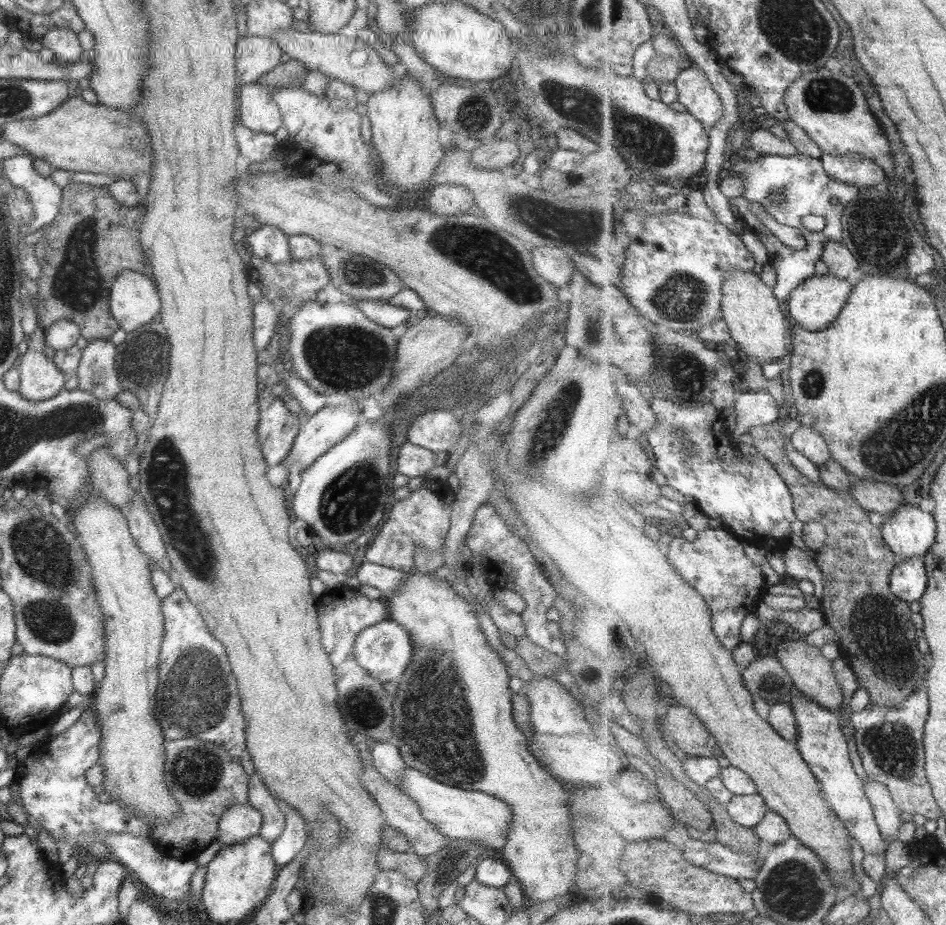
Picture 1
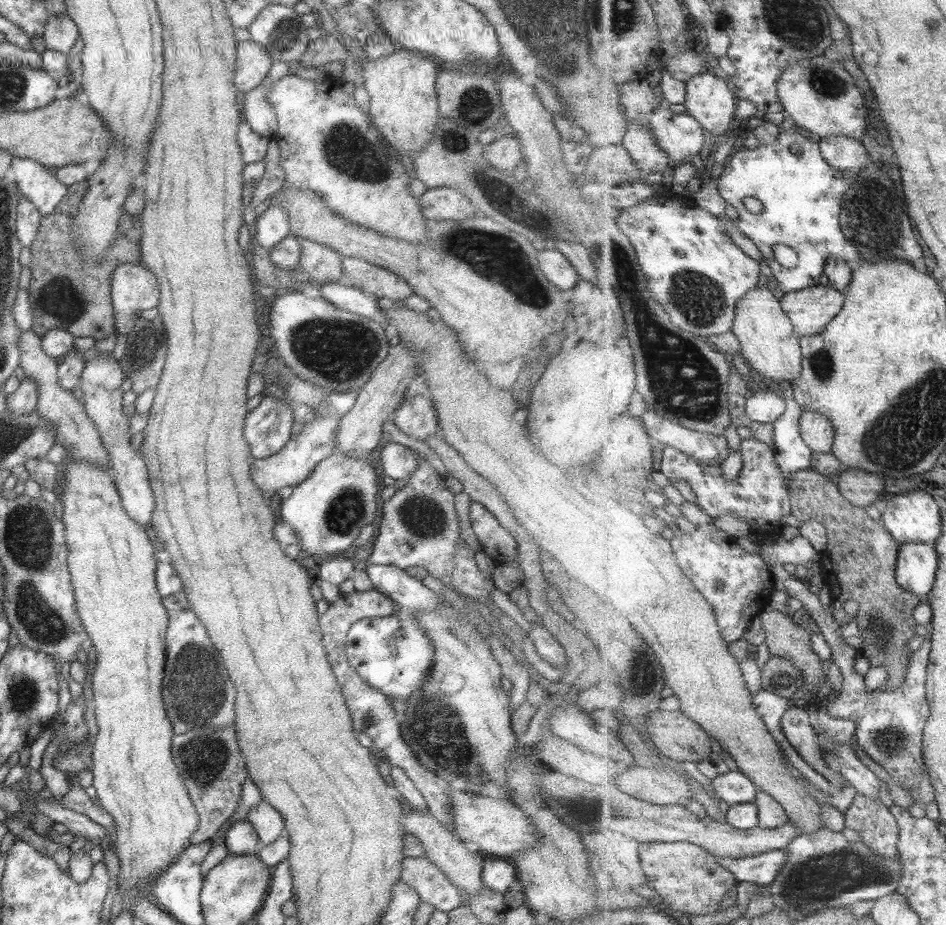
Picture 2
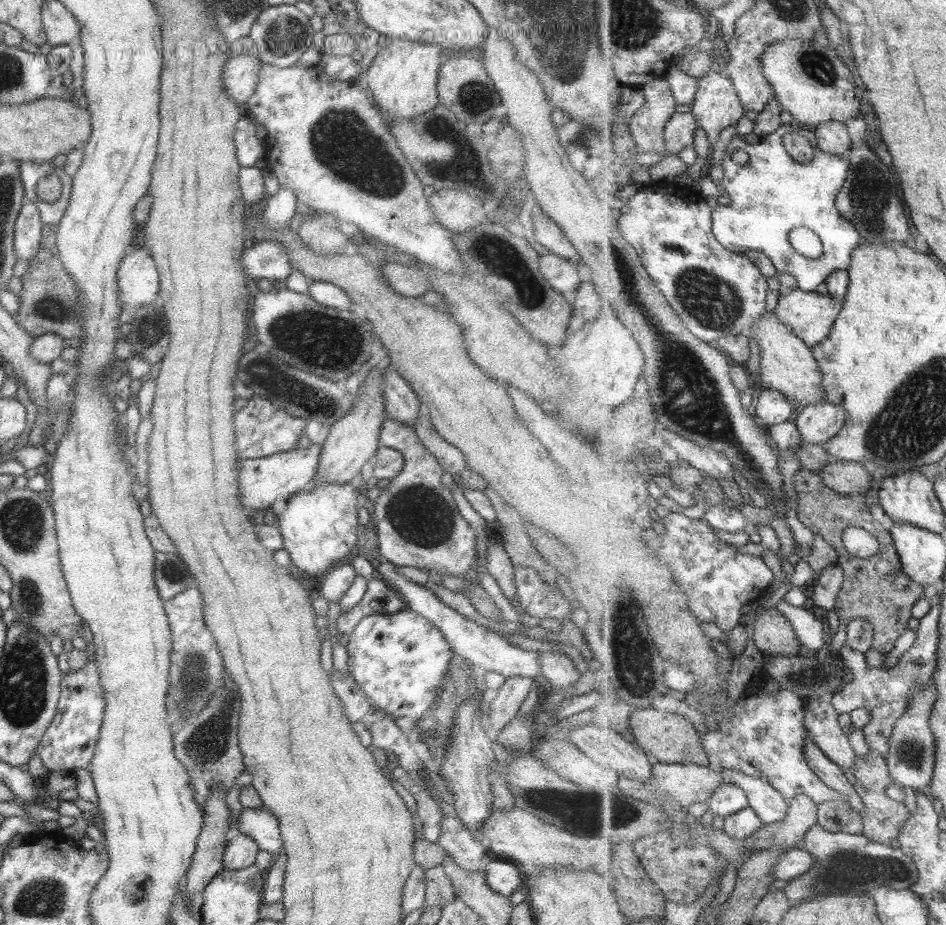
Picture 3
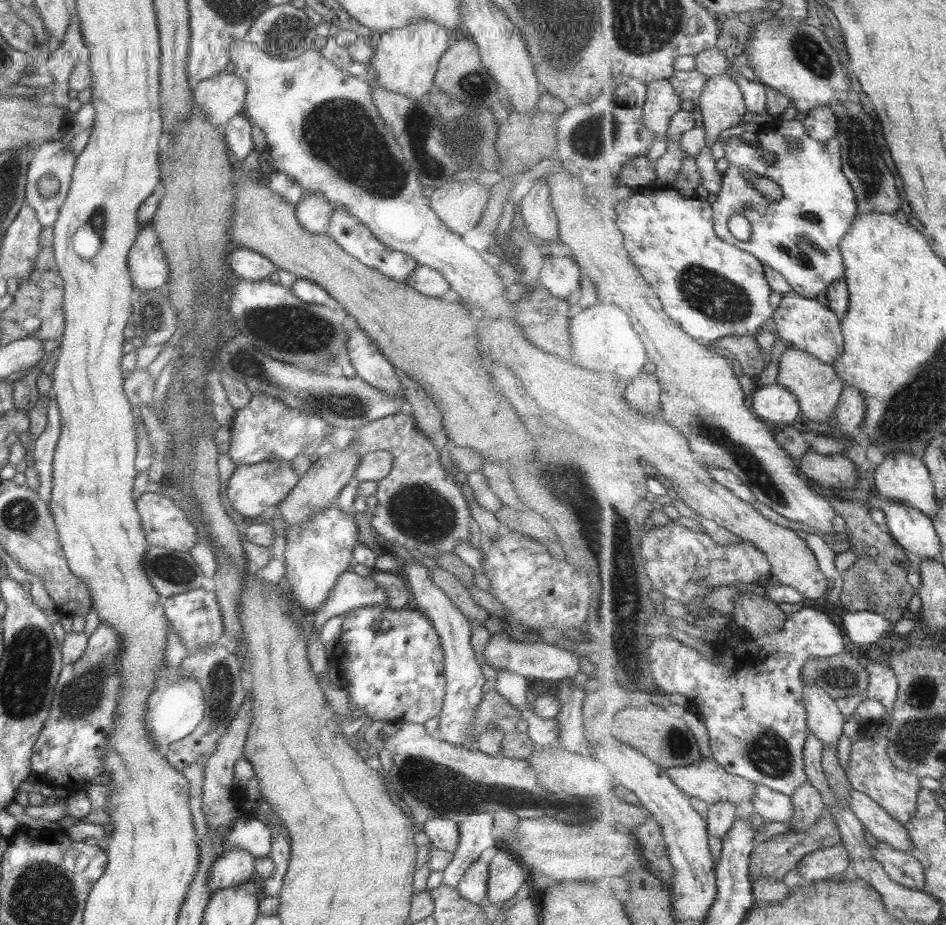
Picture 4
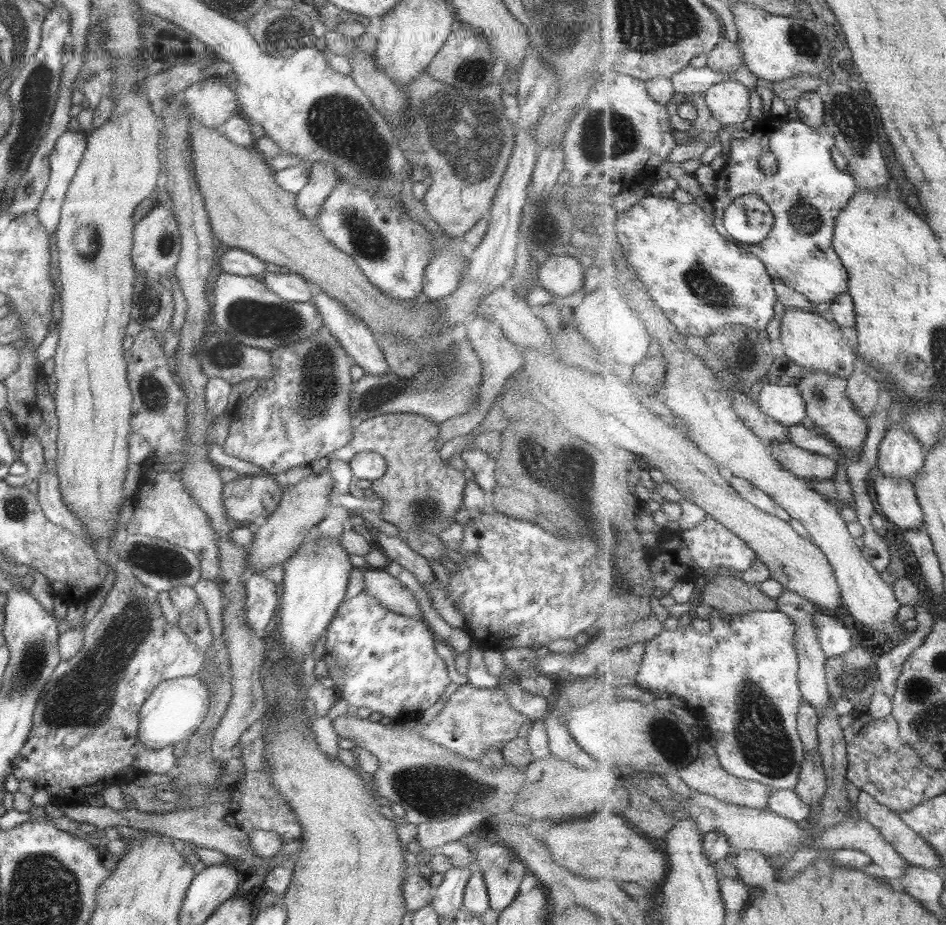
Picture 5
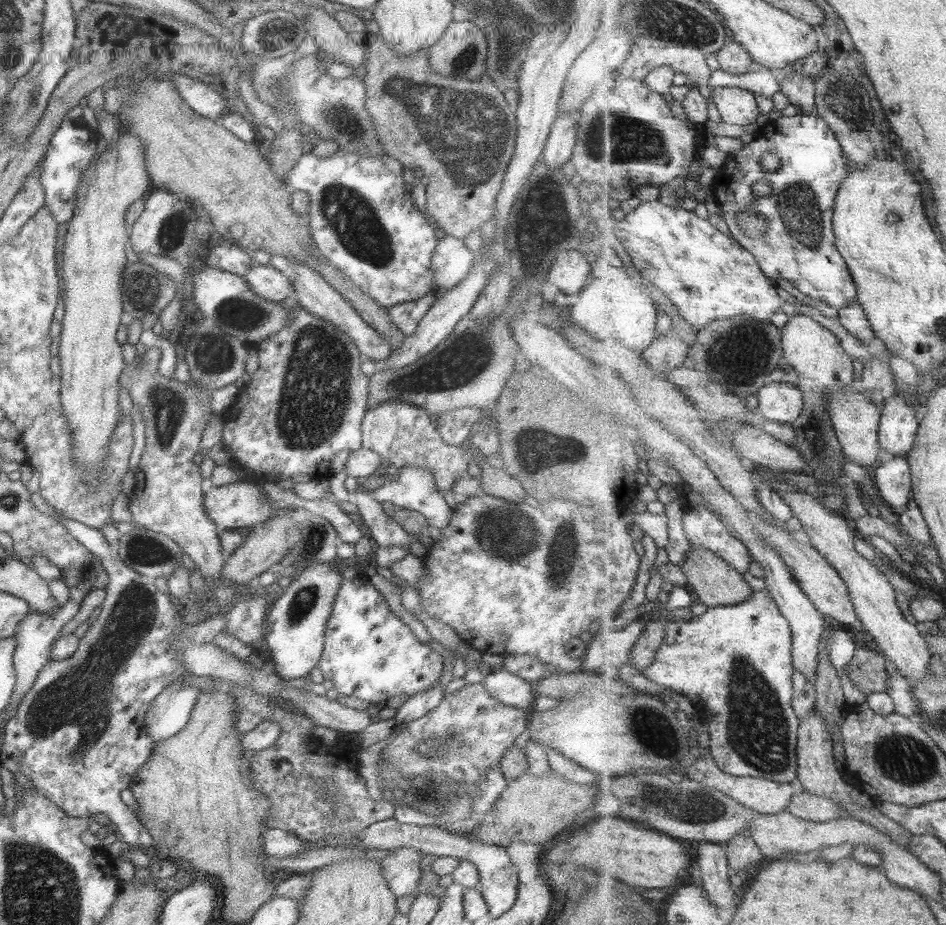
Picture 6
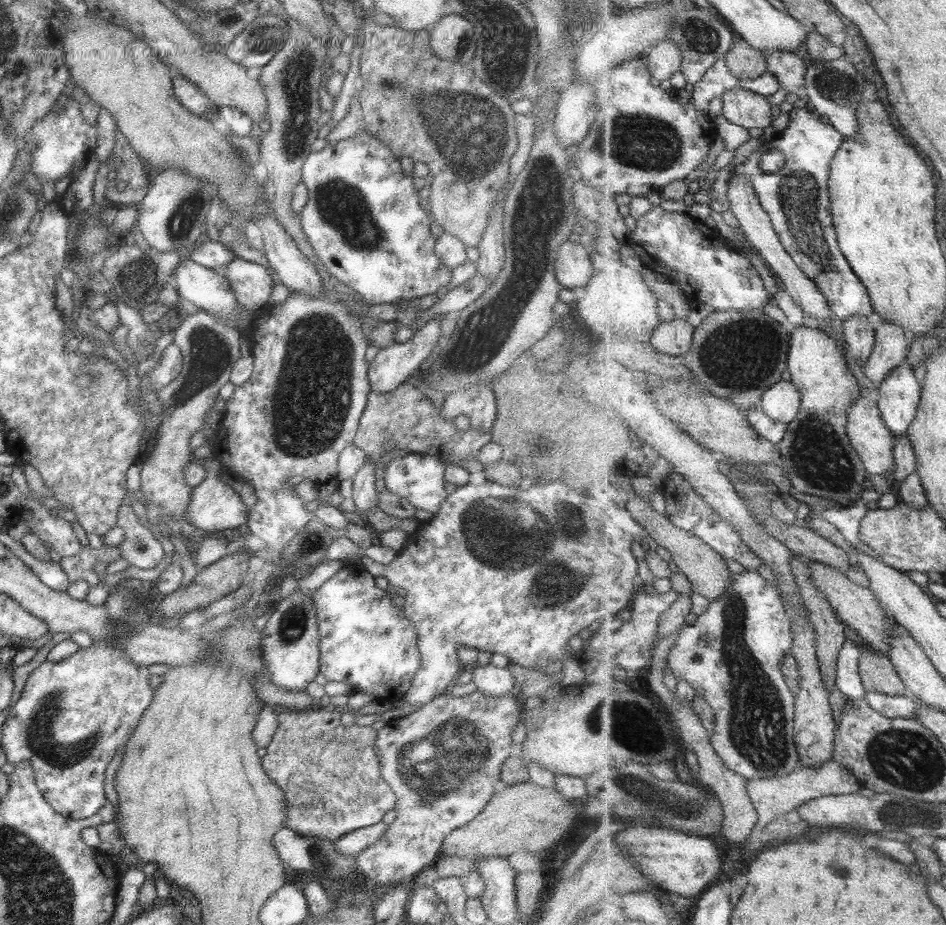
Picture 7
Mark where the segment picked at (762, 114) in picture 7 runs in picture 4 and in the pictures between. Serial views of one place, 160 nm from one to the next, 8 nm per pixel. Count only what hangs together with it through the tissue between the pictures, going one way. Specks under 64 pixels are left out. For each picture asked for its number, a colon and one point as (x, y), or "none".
4: (722, 104)
5: (730, 101)
6: (738, 106)

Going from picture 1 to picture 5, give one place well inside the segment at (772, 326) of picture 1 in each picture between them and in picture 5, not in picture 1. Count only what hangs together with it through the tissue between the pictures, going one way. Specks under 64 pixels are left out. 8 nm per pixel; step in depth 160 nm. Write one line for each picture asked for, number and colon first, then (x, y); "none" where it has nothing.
2: (771, 346)
3: (787, 363)
4: (816, 384)
5: (829, 406)

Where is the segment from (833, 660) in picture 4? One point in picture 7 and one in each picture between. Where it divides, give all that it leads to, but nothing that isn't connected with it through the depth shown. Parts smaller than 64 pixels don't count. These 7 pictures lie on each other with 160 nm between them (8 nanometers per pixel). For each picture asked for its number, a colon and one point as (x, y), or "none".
5: (854, 675)
6: (869, 670)
7: (878, 674)

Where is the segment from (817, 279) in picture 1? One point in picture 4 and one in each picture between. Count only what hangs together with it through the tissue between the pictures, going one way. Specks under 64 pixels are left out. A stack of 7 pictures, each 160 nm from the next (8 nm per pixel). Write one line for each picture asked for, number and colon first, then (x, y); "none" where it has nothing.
2: (811, 310)
3: (811, 315)
4: (803, 323)

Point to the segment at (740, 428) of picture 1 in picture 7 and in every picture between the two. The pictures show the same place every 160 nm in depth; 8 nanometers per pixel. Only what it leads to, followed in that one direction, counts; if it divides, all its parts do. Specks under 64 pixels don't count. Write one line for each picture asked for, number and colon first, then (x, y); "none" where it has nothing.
2: (767, 406)
3: (771, 407)
4: (775, 404)
5: (785, 404)
6: (781, 402)
7: (782, 402)

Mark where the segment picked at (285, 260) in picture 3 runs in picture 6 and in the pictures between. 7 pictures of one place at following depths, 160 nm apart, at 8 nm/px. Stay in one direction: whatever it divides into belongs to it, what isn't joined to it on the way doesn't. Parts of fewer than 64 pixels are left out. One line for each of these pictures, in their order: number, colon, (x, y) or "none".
4: (245, 264)
5: (234, 261)
6: (232, 259)

